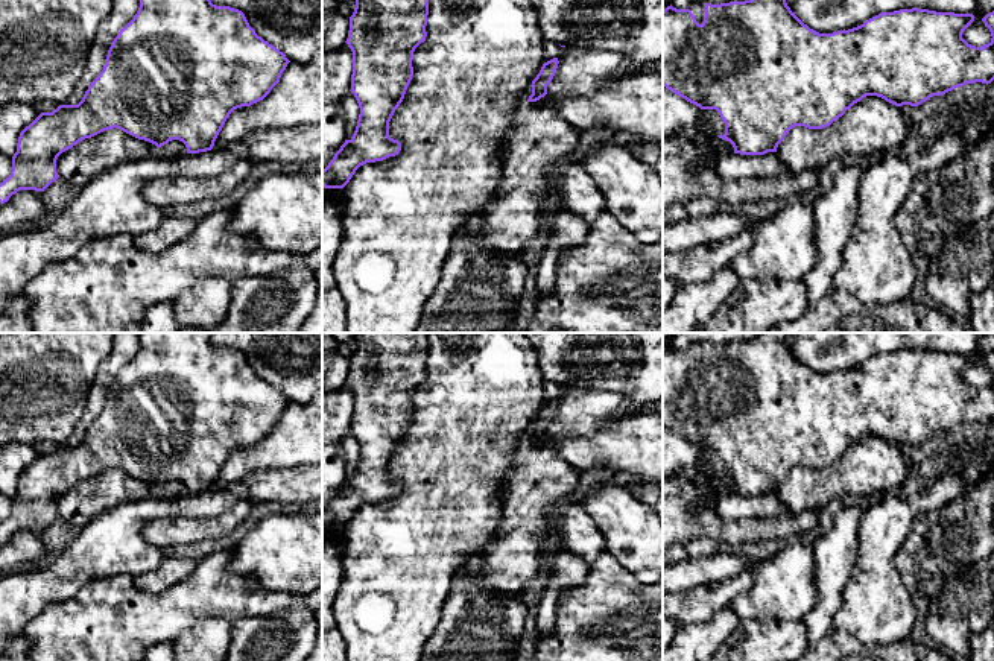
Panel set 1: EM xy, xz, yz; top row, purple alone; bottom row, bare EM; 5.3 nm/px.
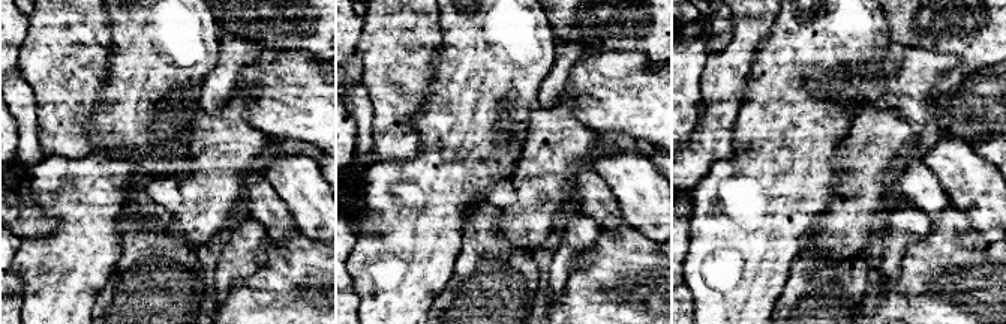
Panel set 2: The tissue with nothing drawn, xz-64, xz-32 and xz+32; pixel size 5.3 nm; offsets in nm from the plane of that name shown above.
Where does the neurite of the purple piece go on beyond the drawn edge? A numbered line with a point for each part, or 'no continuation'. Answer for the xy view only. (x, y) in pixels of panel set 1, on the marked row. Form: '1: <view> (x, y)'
no continuation

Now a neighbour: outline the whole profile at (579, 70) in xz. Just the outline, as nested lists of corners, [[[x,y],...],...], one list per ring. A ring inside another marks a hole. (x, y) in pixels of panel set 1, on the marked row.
[[[550,41],[544,46],[544,62],[559,61],[547,94],[537,102],[527,102],[532,108],[555,106],[559,115],[576,129],[619,129],[623,135],[640,143],[663,143],[663,74],[655,71],[626,70],[628,59],[622,53],[588,50],[584,47],[561,47]]]

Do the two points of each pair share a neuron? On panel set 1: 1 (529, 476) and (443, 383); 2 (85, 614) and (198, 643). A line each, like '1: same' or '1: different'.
1: different
2: different

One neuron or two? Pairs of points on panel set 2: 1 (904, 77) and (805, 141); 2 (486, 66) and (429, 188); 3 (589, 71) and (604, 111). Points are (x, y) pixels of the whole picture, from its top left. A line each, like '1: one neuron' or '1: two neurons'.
1: two neurons
2: one neuron
3: one neuron

